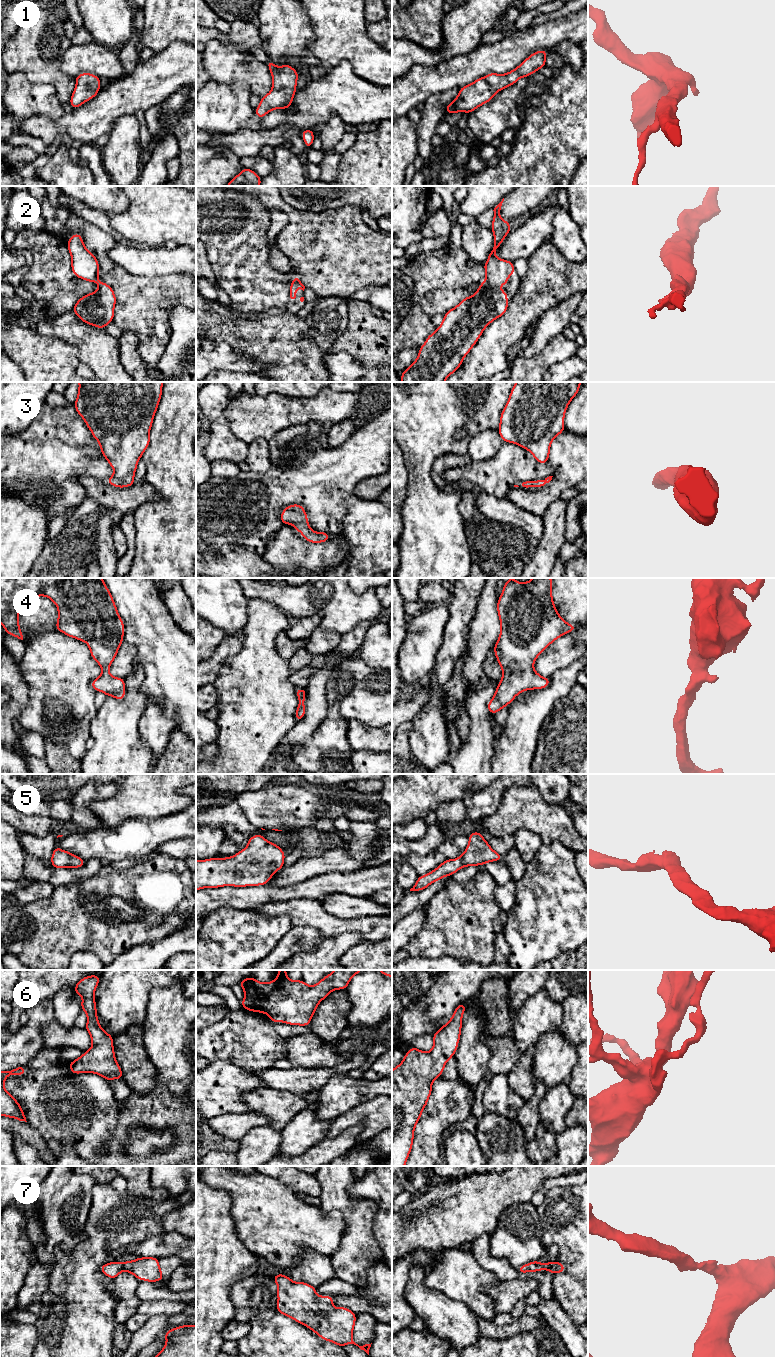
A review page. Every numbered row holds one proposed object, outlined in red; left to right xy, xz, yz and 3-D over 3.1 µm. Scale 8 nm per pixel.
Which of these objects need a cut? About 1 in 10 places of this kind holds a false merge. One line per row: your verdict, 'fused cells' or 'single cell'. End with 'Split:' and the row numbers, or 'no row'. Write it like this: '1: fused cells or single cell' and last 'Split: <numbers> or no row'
1: single cell
2: single cell
3: single cell
4: single cell
5: single cell
6: single cell
7: single cell
Split: no row

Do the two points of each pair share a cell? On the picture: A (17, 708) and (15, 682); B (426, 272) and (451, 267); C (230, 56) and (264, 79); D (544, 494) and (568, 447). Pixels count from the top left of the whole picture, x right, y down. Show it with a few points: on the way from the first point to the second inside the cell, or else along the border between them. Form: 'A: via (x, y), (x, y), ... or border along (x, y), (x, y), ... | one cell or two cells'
A: via (17, 702), (17, 688) | one cell
B: via (432, 270), (445, 268) | one cell
C: via (236, 65), (245, 73), (253, 73), (255, 75) | one cell
D: via (556, 485), (568, 473), (568, 459) | one cell

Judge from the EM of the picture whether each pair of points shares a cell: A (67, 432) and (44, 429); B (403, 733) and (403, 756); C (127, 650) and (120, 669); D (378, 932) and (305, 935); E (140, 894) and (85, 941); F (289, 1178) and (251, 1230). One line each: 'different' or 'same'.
A: same
B: same
C: same
D: different
E: same
F: different

